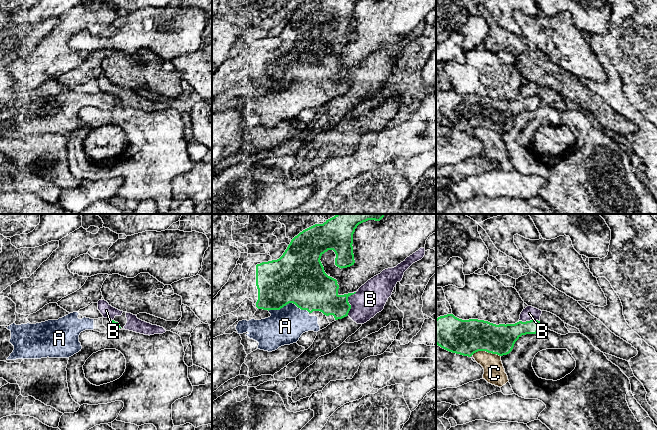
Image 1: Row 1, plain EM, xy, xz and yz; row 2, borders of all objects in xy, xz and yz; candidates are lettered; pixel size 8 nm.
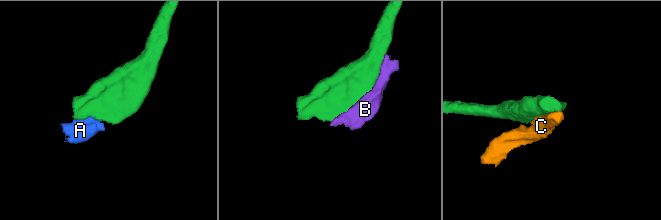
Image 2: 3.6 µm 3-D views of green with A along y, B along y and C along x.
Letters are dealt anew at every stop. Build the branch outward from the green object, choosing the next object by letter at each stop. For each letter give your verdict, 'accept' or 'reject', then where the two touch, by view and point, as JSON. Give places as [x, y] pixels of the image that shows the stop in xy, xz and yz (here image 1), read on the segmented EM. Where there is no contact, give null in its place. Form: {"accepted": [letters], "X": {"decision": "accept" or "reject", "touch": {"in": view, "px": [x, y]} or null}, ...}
{"accepted": ["A"], "A": {"decision": "accept", "touch": {"in": "xz", "px": [289, 302]}}, "B": {"decision": "reject", "touch": {"in": "xz", "px": [348, 302]}}, "C": {"decision": "reject", "touch": {"in": "yz", "px": [486, 351]}}}

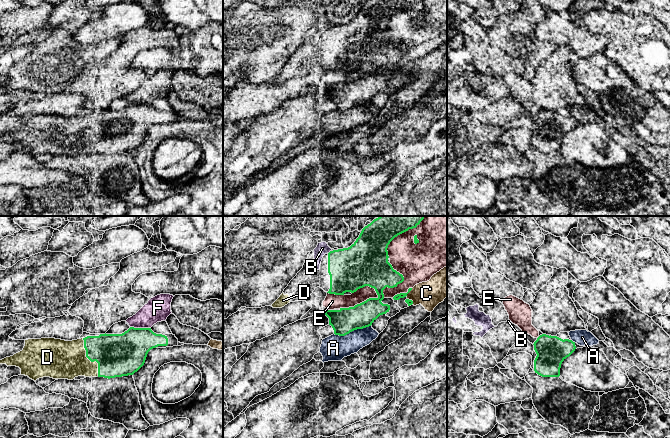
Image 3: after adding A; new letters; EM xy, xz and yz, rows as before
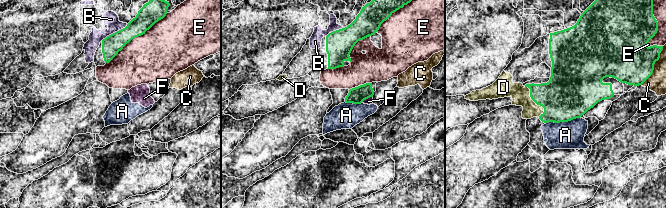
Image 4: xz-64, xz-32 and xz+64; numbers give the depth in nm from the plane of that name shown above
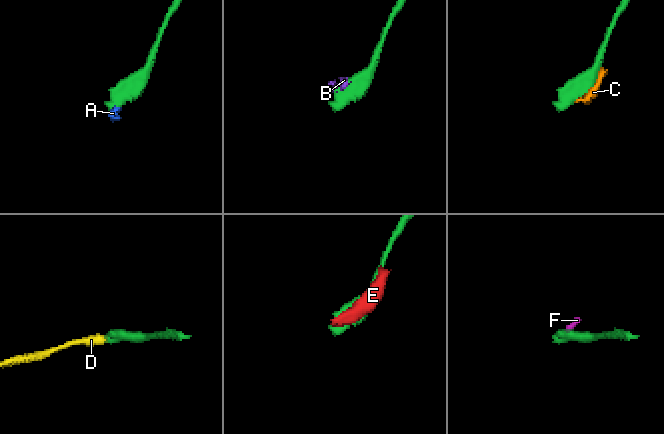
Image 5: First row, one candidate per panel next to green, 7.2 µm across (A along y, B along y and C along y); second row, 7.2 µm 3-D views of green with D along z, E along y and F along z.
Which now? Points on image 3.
{"accepted": ["D"], "A": {"decision": "reject", "touch": {"in": "xz", "px": [352, 330]}}, "B": {"decision": "reject", "touch": {"in": "xz", "px": [329, 252]}}, "C": {"decision": "reject", "touch": {"in": "xz", "px": [409, 291]}}, "D": {"decision": "accept", "touch": {"in": "xy", "px": [89, 359]}}, "E": {"decision": "reject", "touch": {"in": "xz", "px": [358, 304]}}, "F": {"decision": "reject", "touch": {"in": "xy", "px": [140, 328]}}}

